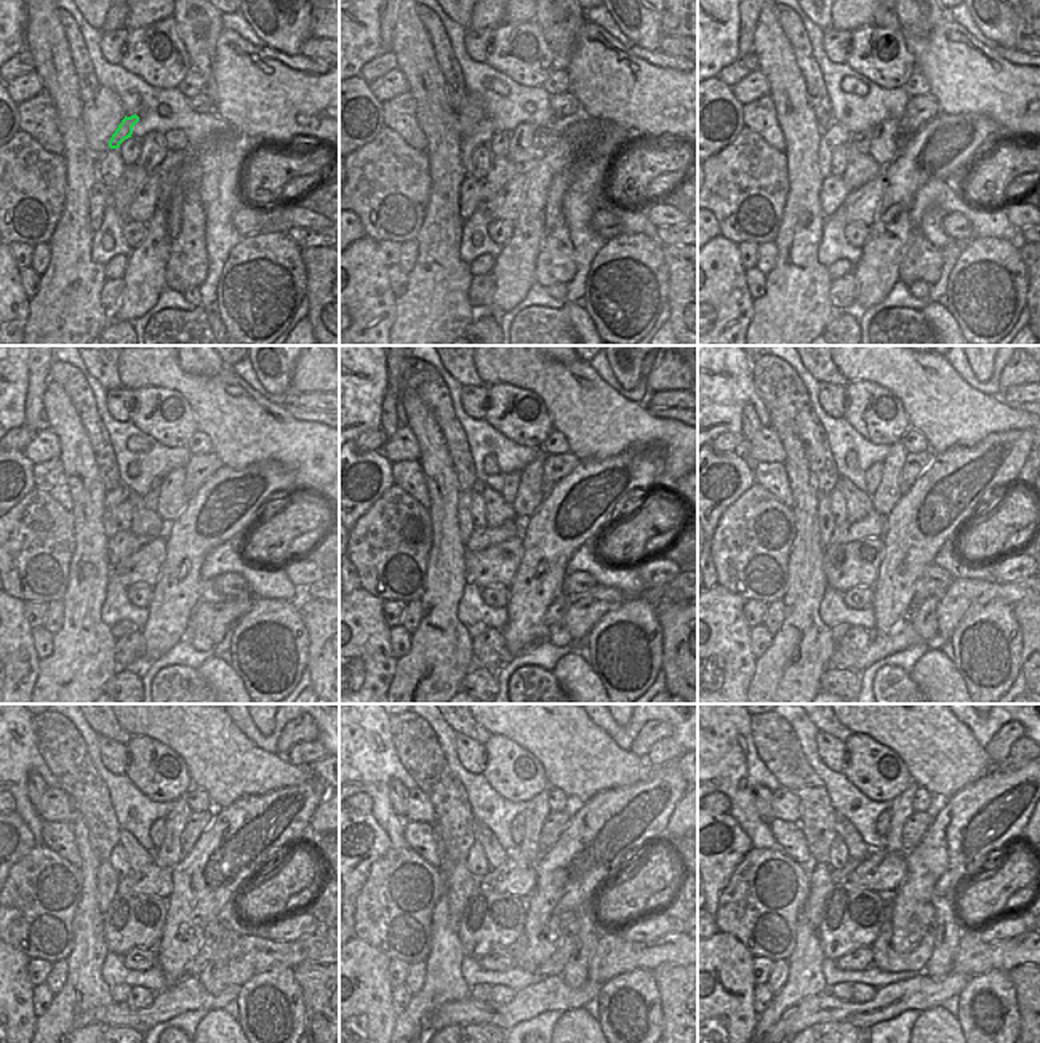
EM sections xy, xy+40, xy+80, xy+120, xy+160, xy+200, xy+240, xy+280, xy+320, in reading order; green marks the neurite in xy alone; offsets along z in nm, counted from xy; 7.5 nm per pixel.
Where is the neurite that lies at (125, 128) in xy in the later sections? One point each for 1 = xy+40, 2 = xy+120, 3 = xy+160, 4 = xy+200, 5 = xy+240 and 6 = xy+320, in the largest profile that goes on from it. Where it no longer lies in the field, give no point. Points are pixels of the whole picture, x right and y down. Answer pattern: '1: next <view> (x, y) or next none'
1: next xy+40 (485, 130)
2: next xy+120 (117, 495)
3: next xy+160 (466, 522)
4: next xy+200 (824, 515)
5: next xy+240 (106, 880)
6: next xy+320 (820, 877)

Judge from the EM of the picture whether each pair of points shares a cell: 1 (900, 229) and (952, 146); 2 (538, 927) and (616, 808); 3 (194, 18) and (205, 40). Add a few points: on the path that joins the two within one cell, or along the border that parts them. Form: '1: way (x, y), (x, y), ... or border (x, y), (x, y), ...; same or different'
1: way (893, 213), (919, 178), (936, 171); same
2: way (551, 896), (557, 890), (557, 867), (586, 835); same
3: way (199, 23), (200, 35); same

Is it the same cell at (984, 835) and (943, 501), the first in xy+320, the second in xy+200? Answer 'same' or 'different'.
same

